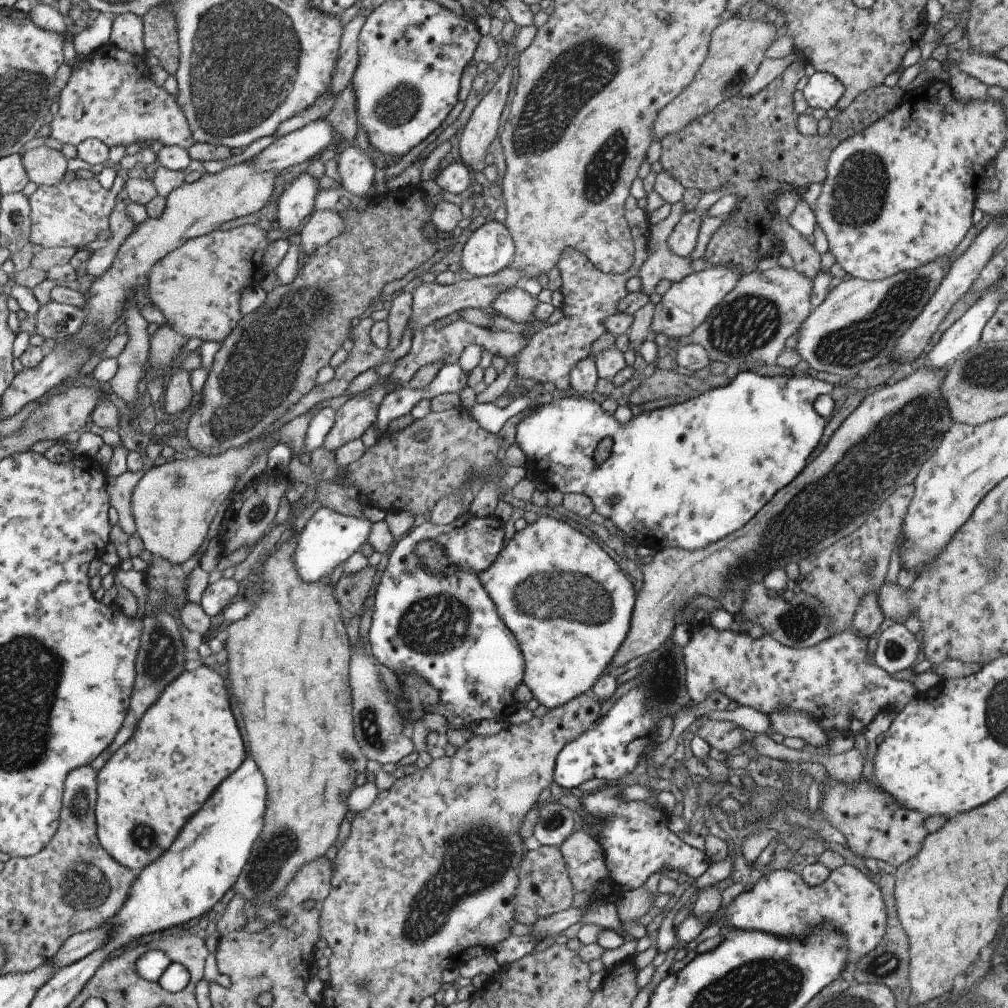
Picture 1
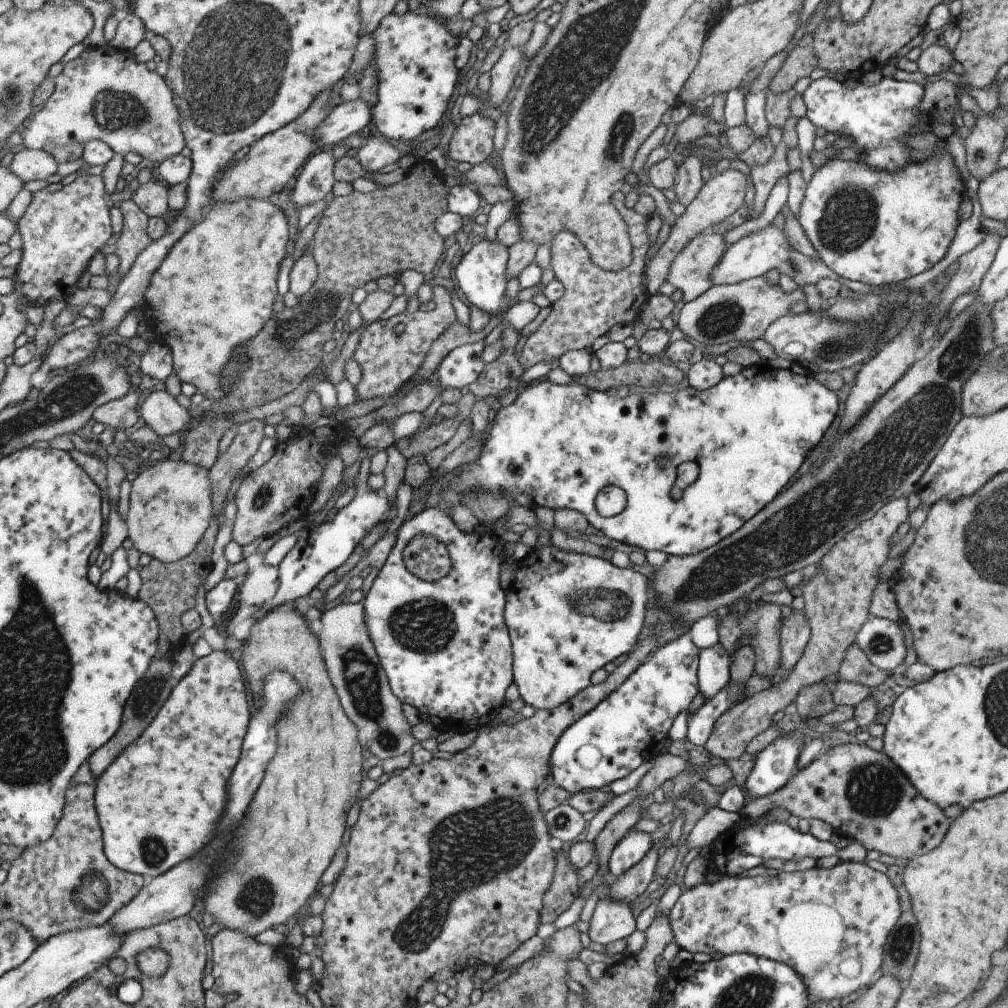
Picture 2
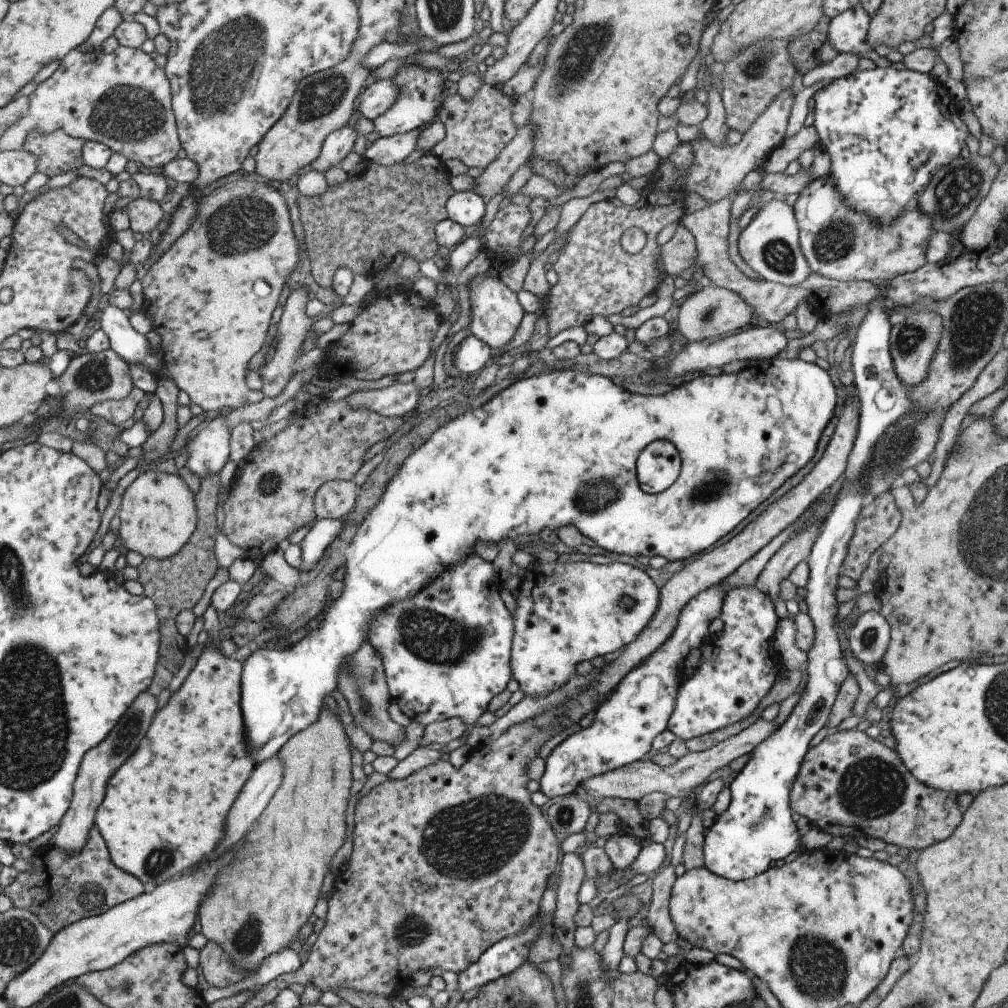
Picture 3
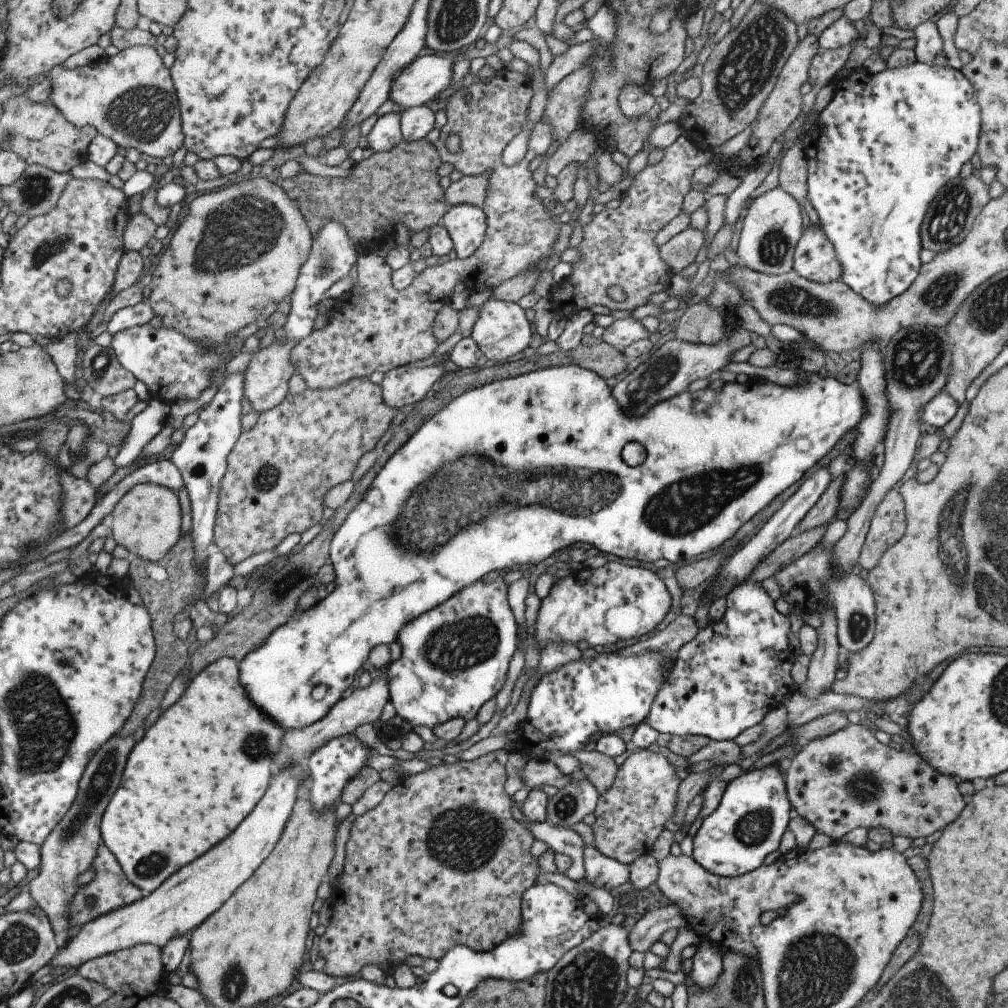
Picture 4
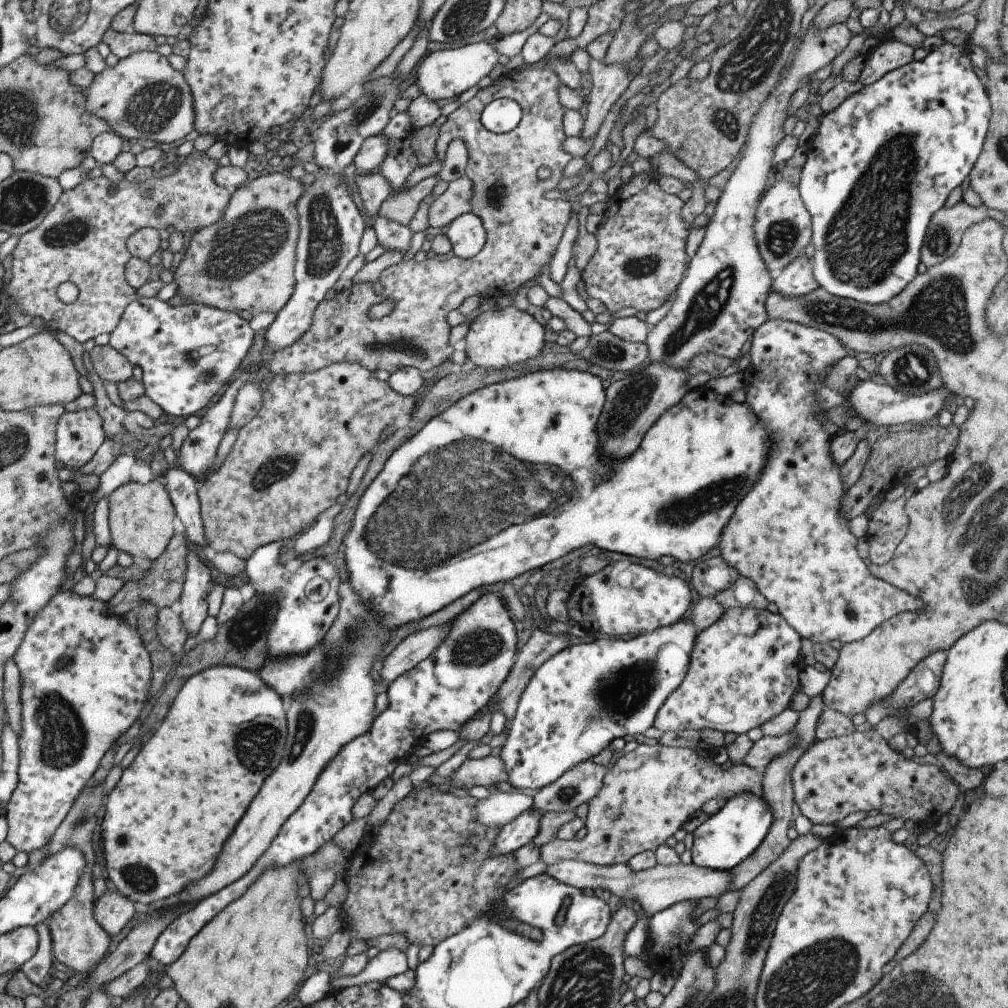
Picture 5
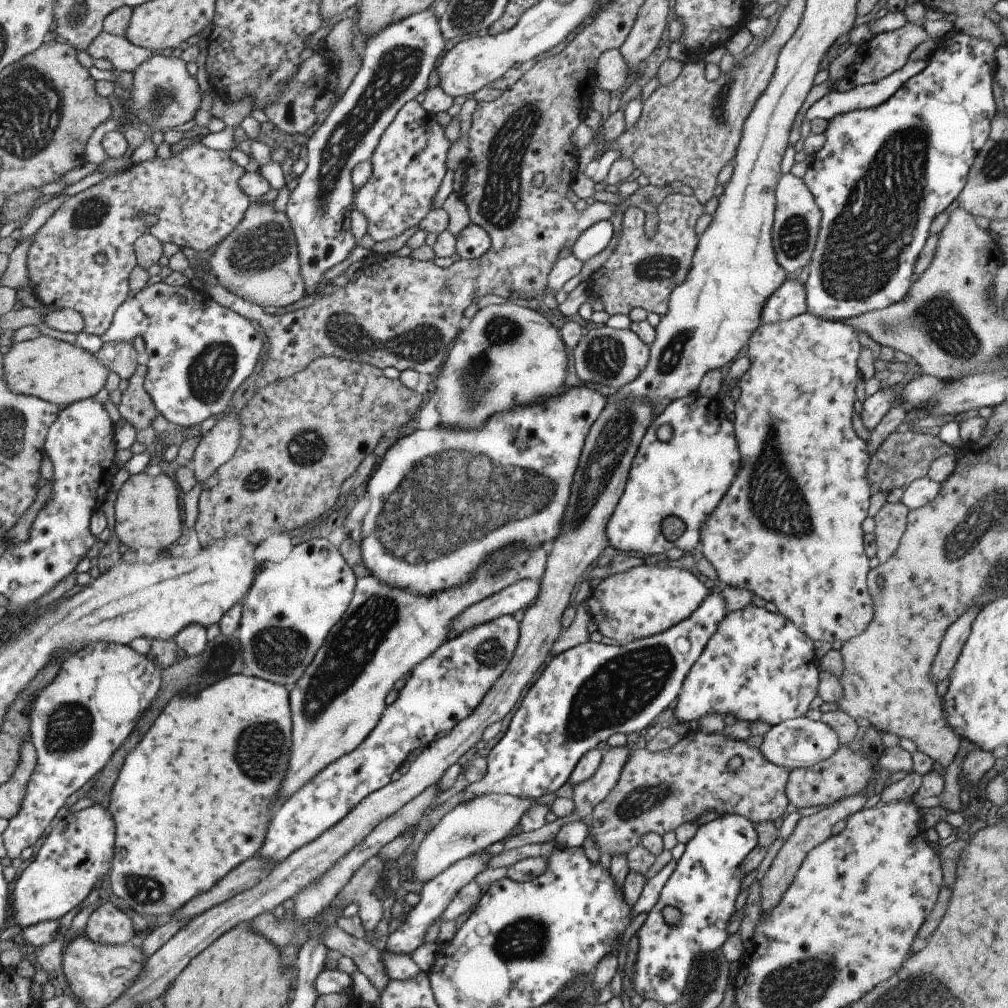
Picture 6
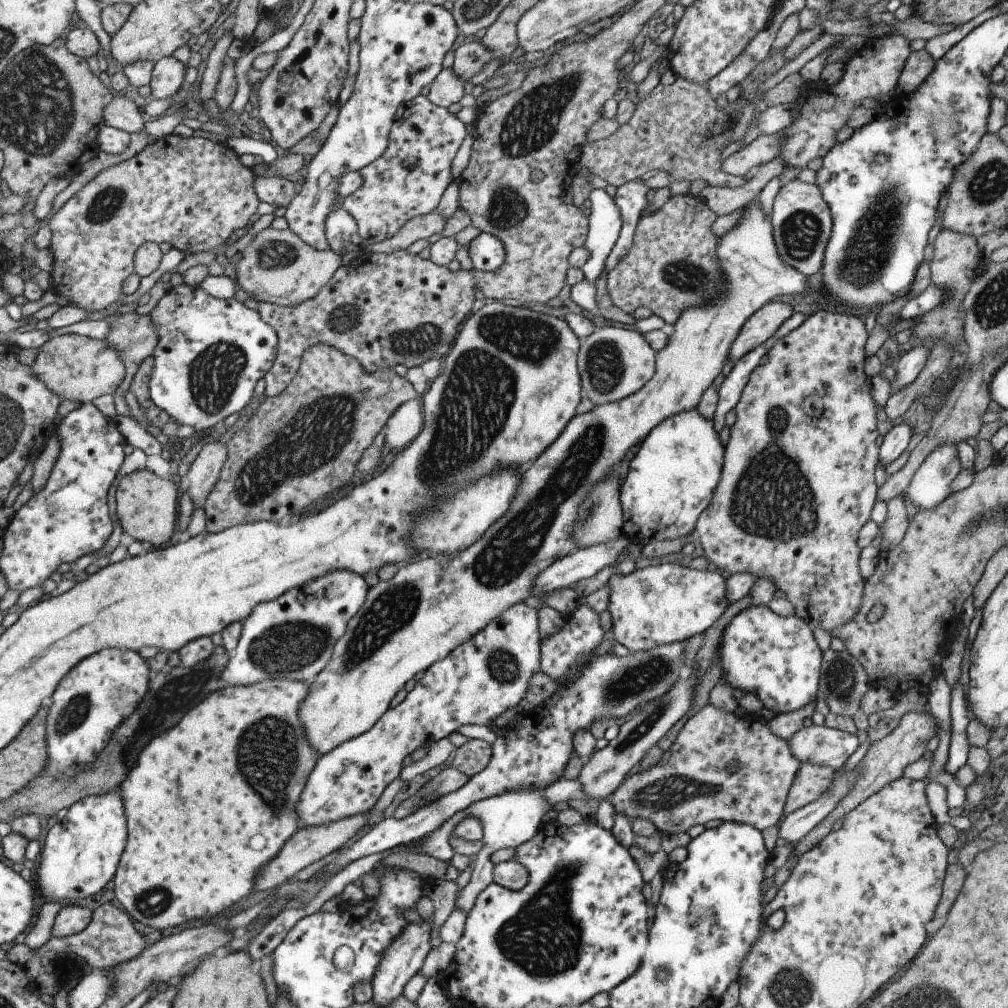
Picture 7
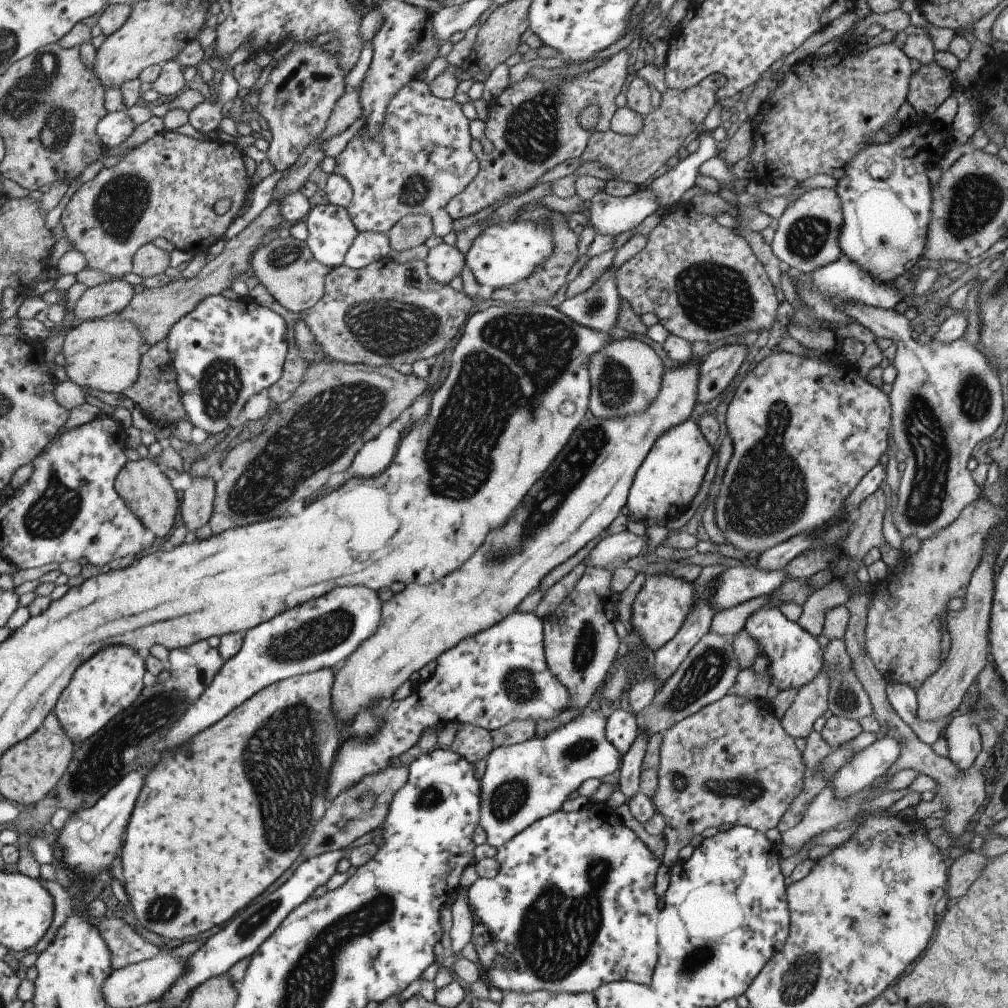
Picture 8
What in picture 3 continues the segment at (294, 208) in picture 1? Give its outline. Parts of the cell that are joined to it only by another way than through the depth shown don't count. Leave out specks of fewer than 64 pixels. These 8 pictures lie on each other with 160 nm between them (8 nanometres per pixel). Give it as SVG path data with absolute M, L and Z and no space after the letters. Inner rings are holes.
M354 114L347 125L325 137L318 157L310 162L312 170L323 174L331 166L337 166L351 152L351 146L358 137L355 127L353 128L356 117L357 115Z

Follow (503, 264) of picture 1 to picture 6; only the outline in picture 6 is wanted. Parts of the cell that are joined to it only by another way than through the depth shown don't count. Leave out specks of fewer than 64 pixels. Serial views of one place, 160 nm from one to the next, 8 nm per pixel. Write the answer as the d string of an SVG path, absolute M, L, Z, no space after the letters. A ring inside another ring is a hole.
M511 302L475 311L433 376L435 389L441 390L437 425L478 429L495 413L560 393L565 381L565 349L558 330L537 311Z

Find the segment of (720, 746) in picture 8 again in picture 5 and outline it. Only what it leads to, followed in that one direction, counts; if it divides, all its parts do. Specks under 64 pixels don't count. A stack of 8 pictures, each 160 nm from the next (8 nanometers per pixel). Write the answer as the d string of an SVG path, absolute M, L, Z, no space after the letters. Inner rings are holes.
M639 743L633 750L623 754L613 766L603 775L599 792L587 803L587 814L584 821L586 835L580 839L564 841L553 839L541 845L540 858L547 865L554 865L557 861L583 861L599 866L625 865L636 854L643 851L654 851L669 836L679 829L689 816L707 800L726 801L734 794L747 791L758 797L763 796L760 780L762 773L741 763L720 771L718 766L711 762L715 747L704 751L699 757L694 750L679 747L664 747L659 744Z

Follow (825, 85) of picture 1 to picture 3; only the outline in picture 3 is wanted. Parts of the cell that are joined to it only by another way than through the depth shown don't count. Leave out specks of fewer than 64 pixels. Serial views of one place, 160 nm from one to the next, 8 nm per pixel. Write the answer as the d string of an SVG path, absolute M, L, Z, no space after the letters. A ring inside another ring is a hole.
M874 67L872 70L855 71L844 77L831 79L826 86L817 89L812 98L814 99L812 125L818 134L819 145L823 145L830 158L830 169L827 176L835 183L840 197L846 202L846 205L856 213L867 217L868 221L875 221L876 225L890 225L890 222L894 221L894 218L898 217L905 209L915 207L916 198L929 182L930 175L941 166L949 164L953 158L958 157L959 148L965 144L965 137L969 134L959 118L958 102L947 93L944 85L927 73L918 73L911 69L896 70L891 67Z

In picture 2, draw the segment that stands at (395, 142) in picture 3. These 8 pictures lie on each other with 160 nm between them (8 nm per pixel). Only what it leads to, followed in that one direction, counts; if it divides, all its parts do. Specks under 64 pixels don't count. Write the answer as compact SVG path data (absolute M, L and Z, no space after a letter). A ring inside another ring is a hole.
M372 134L368 136L367 143L357 150L354 159L361 169L374 171L397 162L402 155L391 140L385 141L381 134Z

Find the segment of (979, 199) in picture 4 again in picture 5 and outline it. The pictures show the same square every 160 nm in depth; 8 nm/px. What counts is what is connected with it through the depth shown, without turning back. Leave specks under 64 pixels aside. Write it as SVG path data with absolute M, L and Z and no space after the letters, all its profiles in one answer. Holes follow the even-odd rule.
M960 200L953 206L943 205L936 210L925 229L920 248L920 262L926 268L940 263L955 252L963 231L979 218L985 216L987 208L970 206Z

